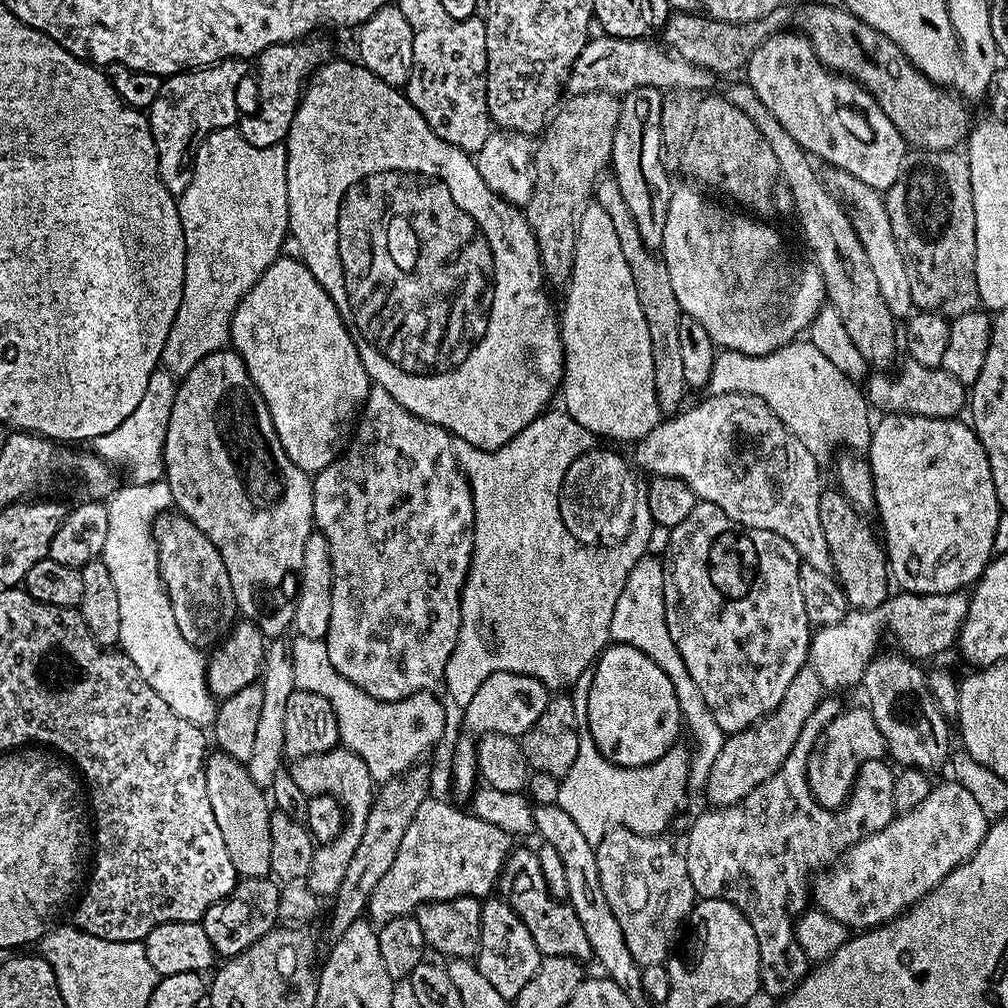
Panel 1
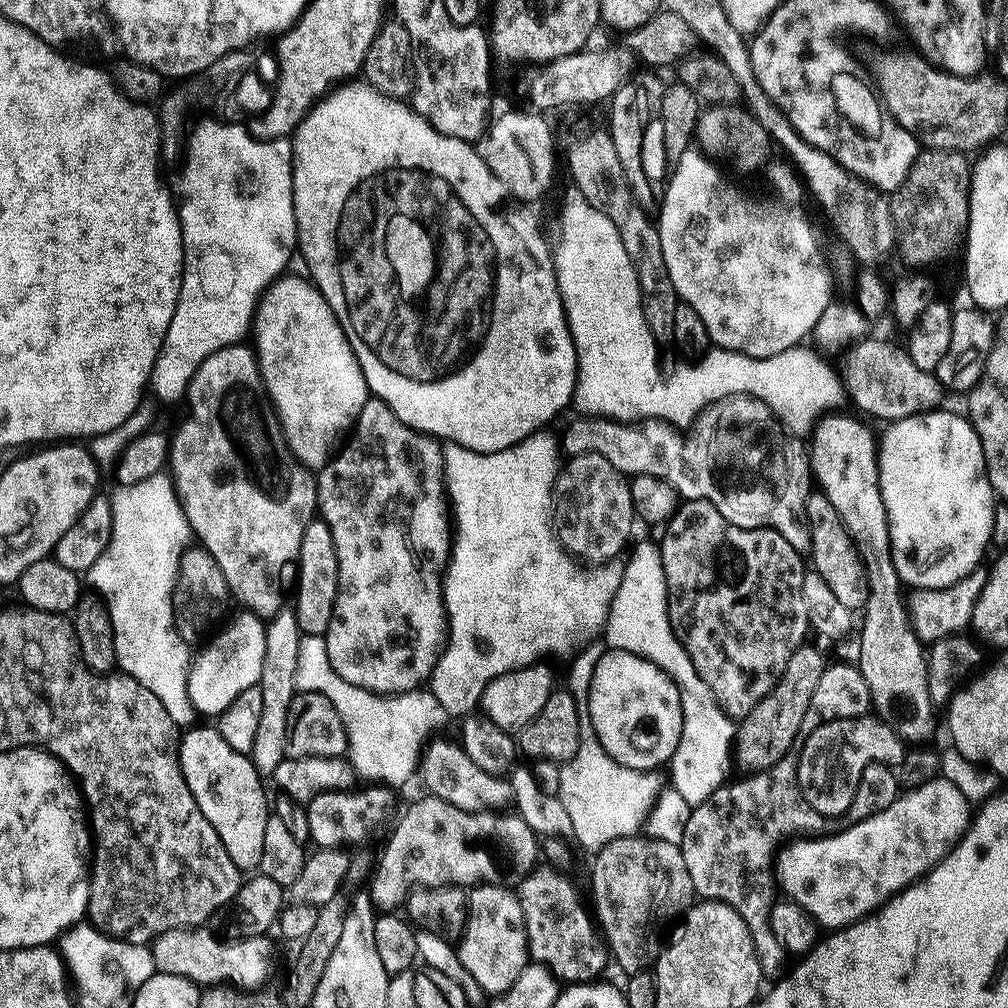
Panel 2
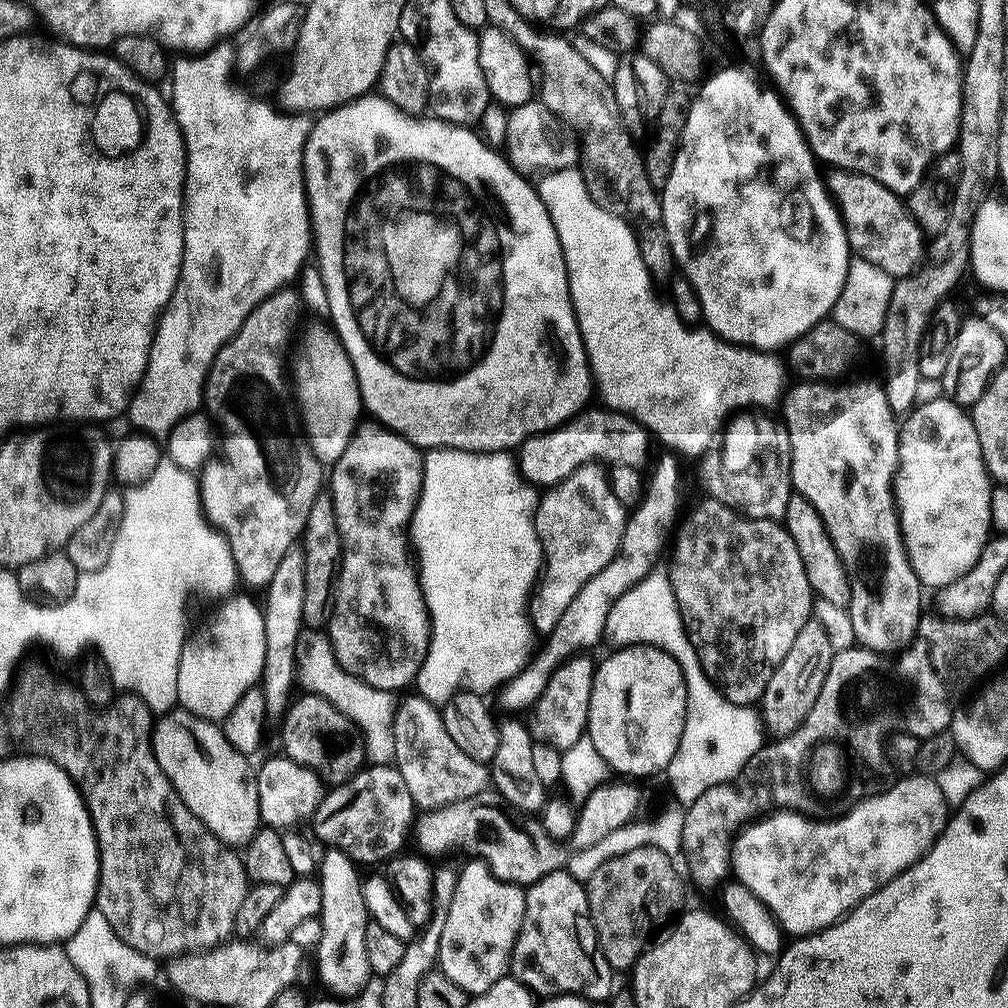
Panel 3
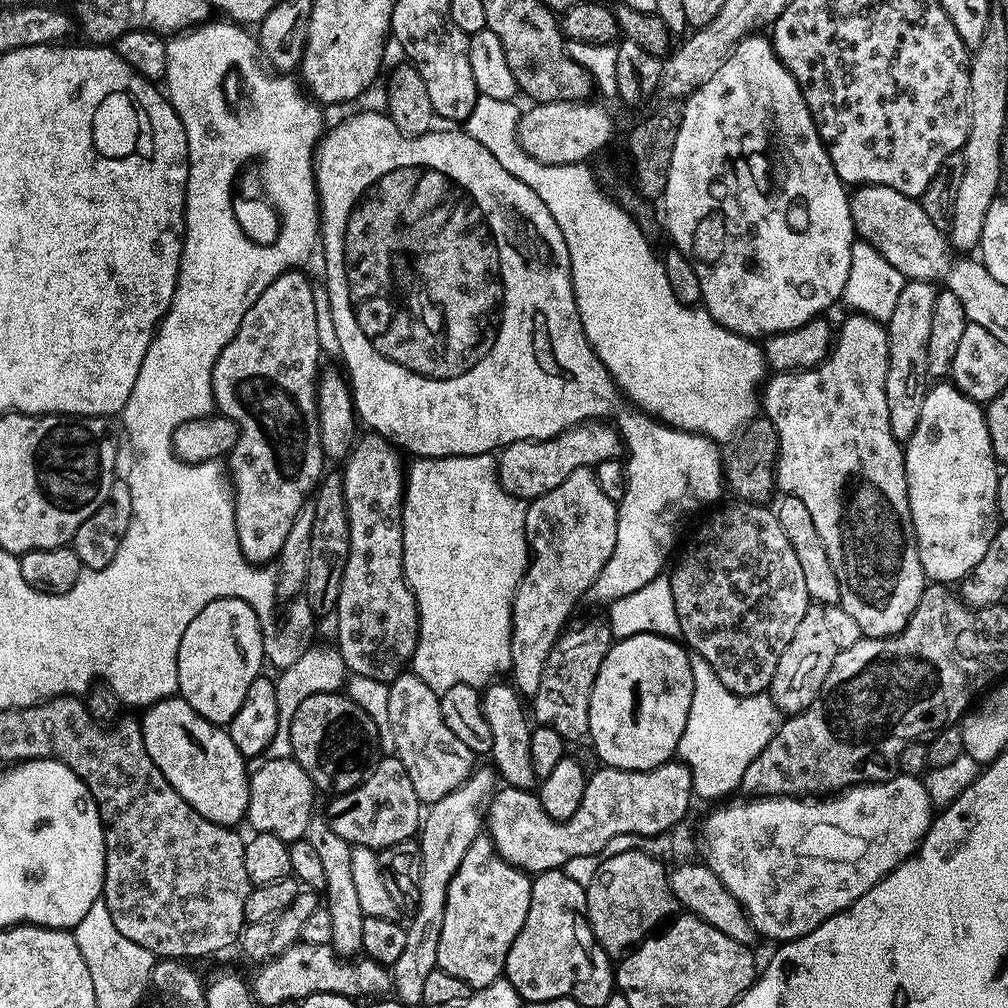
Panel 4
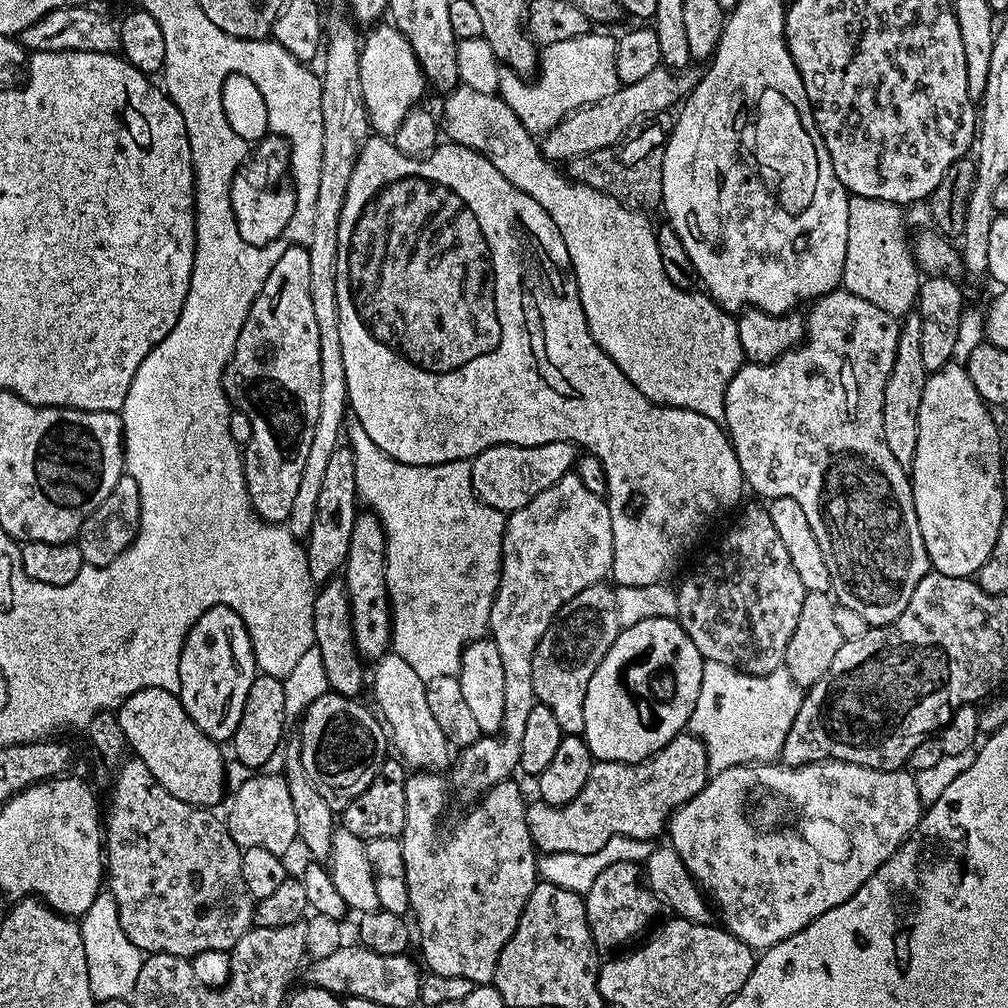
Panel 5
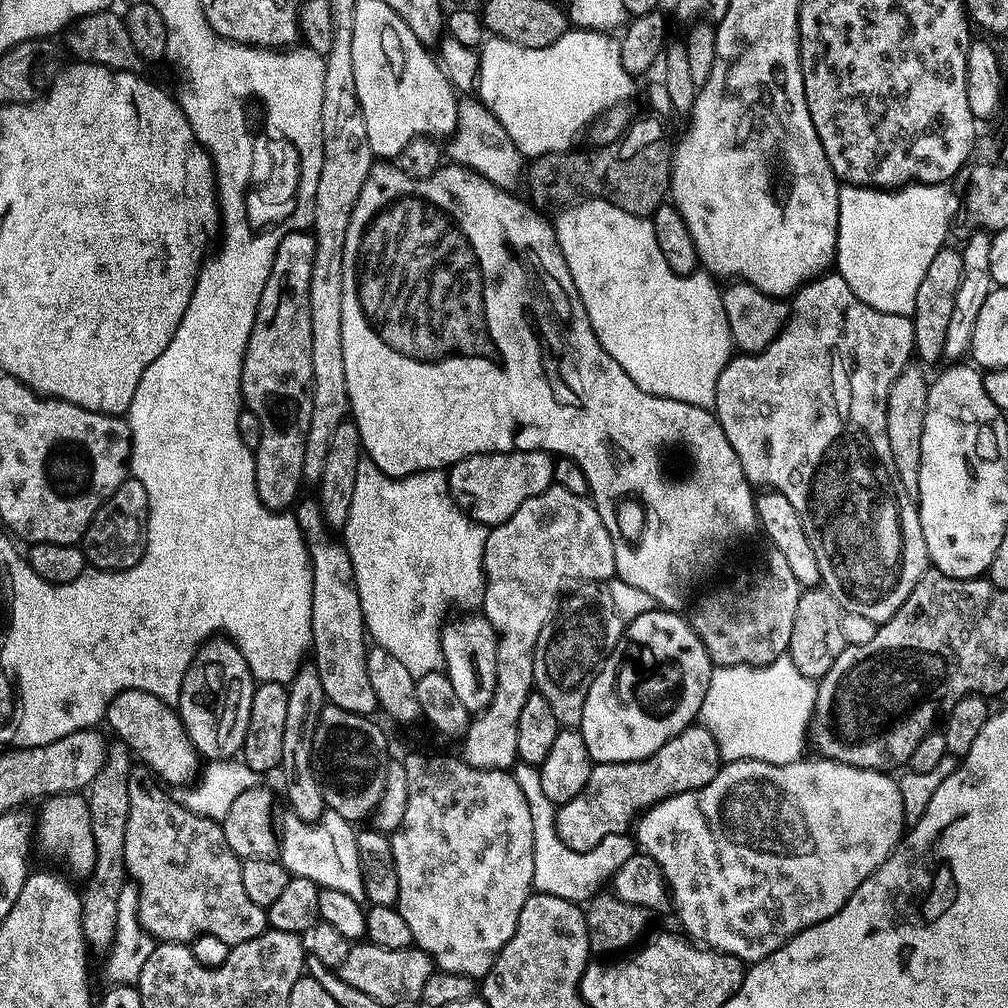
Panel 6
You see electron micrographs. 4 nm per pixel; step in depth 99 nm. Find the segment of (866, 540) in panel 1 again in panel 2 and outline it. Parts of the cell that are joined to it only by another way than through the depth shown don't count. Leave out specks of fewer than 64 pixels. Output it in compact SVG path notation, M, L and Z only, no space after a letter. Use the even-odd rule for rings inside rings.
M809 491L808 497L804 499L802 516L810 525L811 567L823 578L826 586L830 586L830 590L842 602L842 606L853 610L863 609L864 603L868 601L868 579L864 574L862 561L851 537L844 529L844 524L823 492Z

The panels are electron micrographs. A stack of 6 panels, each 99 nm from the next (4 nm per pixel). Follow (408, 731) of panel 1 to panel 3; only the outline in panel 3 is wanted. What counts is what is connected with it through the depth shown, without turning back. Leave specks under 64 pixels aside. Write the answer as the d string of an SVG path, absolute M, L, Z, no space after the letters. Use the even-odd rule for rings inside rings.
M320 630L301 631L296 647L296 679L299 687L305 693L321 696L329 700L335 708L342 710L346 718L351 720L355 727L360 729L360 735L364 738L364 750L367 759L372 764L392 764L396 754L396 730L394 721L396 719L396 709L398 700L391 692L383 692L366 682L362 682L354 674L350 674L341 664L336 661L336 655L332 649L332 644L328 641L327 635Z

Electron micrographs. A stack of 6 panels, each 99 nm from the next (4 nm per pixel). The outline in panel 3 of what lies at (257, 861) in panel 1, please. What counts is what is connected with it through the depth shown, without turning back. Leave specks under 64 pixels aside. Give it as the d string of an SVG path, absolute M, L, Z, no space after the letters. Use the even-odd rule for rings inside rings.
M183 710L161 715L154 724L152 749L182 802L223 844L251 843L262 826L254 768L248 765L249 757L226 742L219 723Z

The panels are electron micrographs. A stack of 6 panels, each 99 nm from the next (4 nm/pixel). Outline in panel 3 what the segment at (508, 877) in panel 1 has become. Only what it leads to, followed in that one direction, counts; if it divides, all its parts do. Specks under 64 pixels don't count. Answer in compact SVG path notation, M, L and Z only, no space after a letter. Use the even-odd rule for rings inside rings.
M557 870L527 885L524 917L512 964L537 972L557 993L583 996L585 1000L607 1001L613 995L613 968L606 962L596 939L596 928L588 914L588 890L567 870Z

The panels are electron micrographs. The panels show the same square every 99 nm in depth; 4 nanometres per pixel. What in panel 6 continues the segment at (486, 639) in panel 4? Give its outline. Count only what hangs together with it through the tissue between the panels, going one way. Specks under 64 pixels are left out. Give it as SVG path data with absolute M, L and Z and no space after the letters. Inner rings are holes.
M368 466L358 476L358 496L364 499L364 572L362 568L362 599L364 602L364 627L367 635L374 639L375 647L382 650L390 650L406 670L414 677L422 677L437 671L443 665L444 655L440 645L440 629L446 623L449 615L448 608L460 608L456 610L476 610L484 602L484 537L486 535L485 525L477 524L476 521L465 516L452 499L447 487L446 476L443 471L429 470L427 472L416 472L412 476L401 475L399 478L383 476L377 468Z

